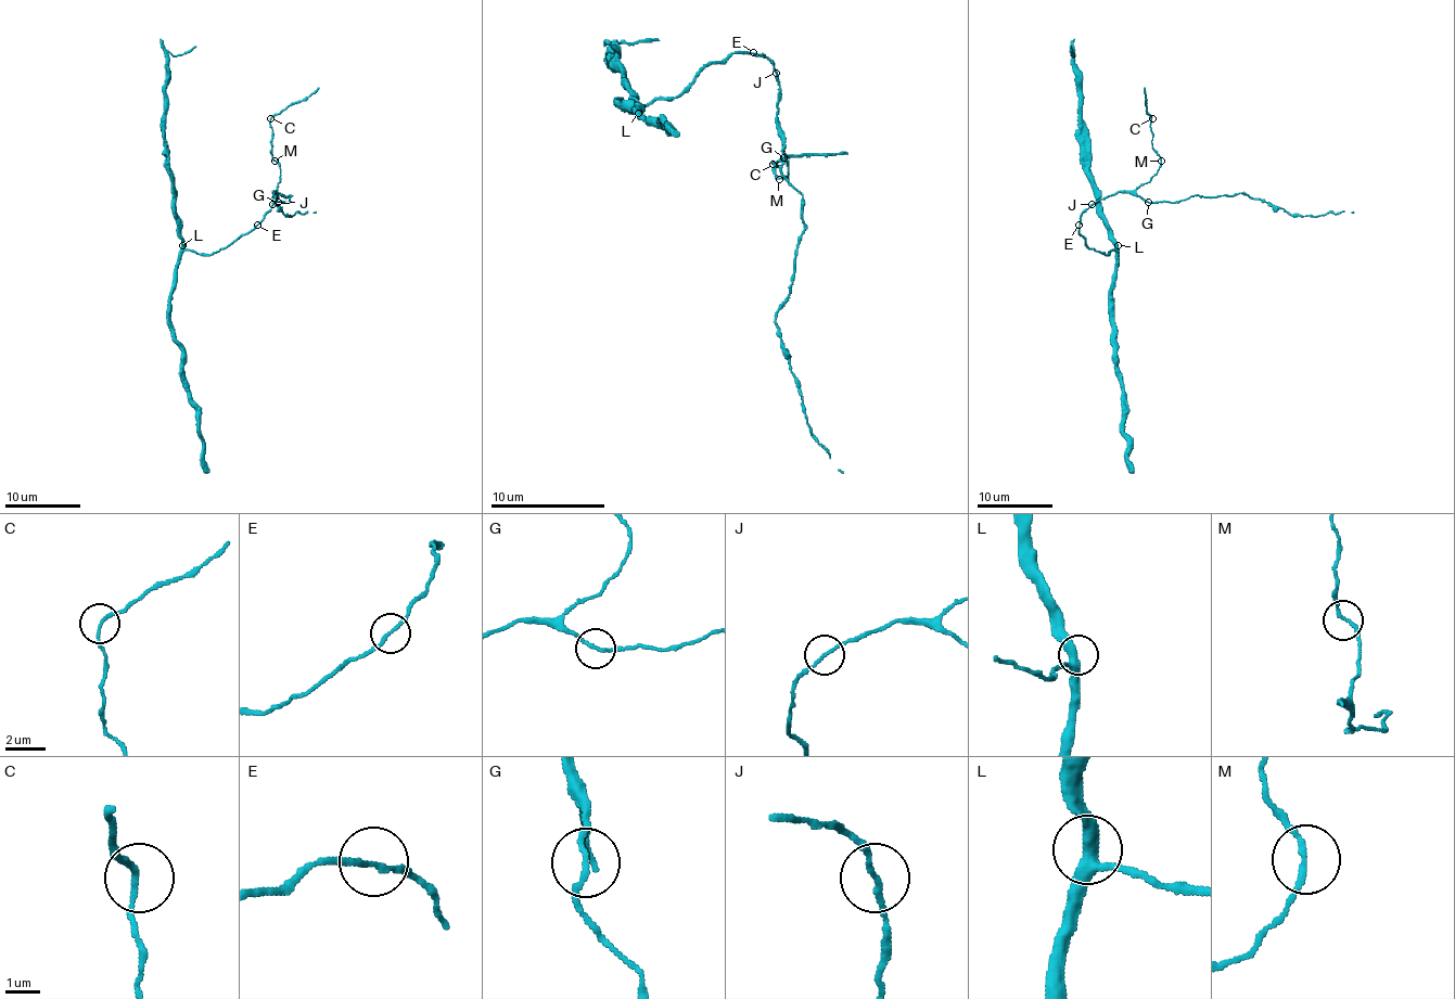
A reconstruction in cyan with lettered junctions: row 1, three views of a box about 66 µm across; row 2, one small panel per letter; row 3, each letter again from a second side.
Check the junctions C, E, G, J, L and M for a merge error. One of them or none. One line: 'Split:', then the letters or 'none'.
Split: none

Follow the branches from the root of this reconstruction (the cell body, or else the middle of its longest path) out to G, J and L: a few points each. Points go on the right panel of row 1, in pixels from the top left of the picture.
G: (1081, 223), (1081, 216), (1089, 206), (1120, 191), (1143, 196), (1148, 203)
J: (1081, 223), (1081, 216), (1092, 204)
L: (1081, 223), (1079, 232), (1089, 247), (1109, 253), (1118, 245)

